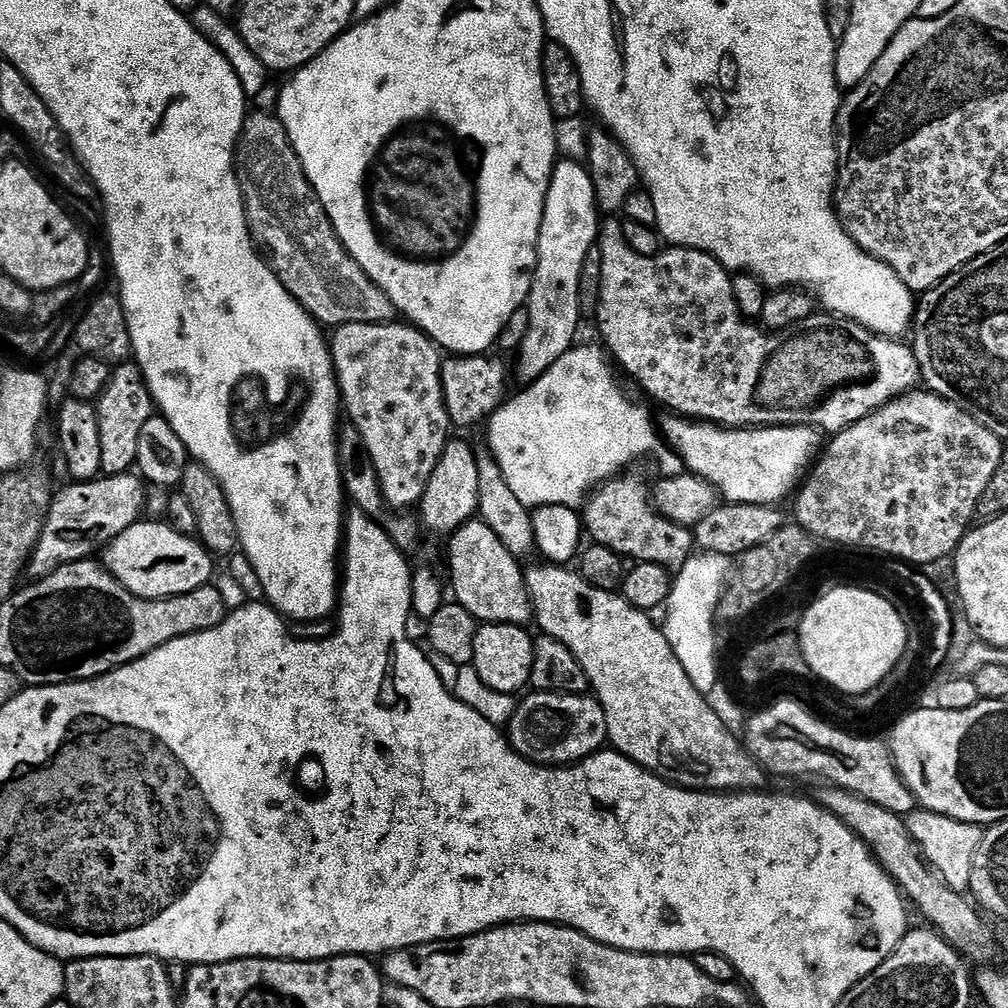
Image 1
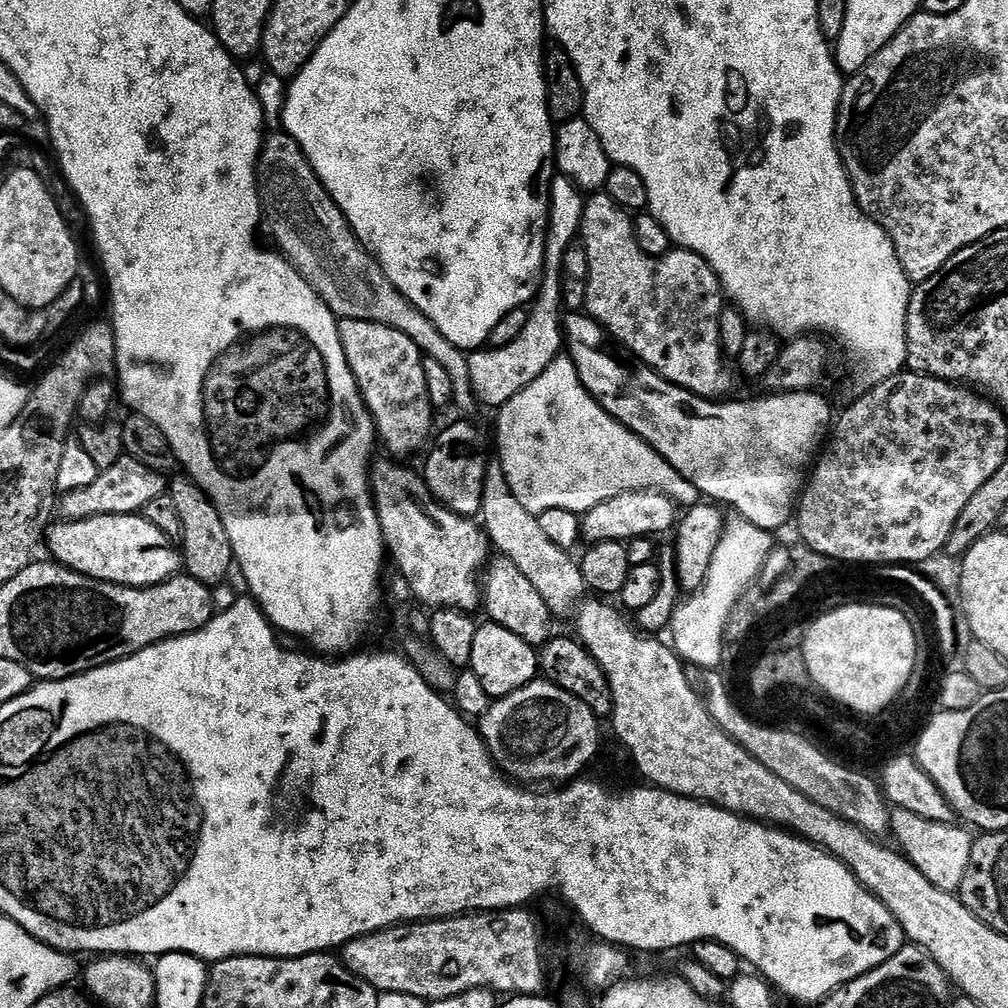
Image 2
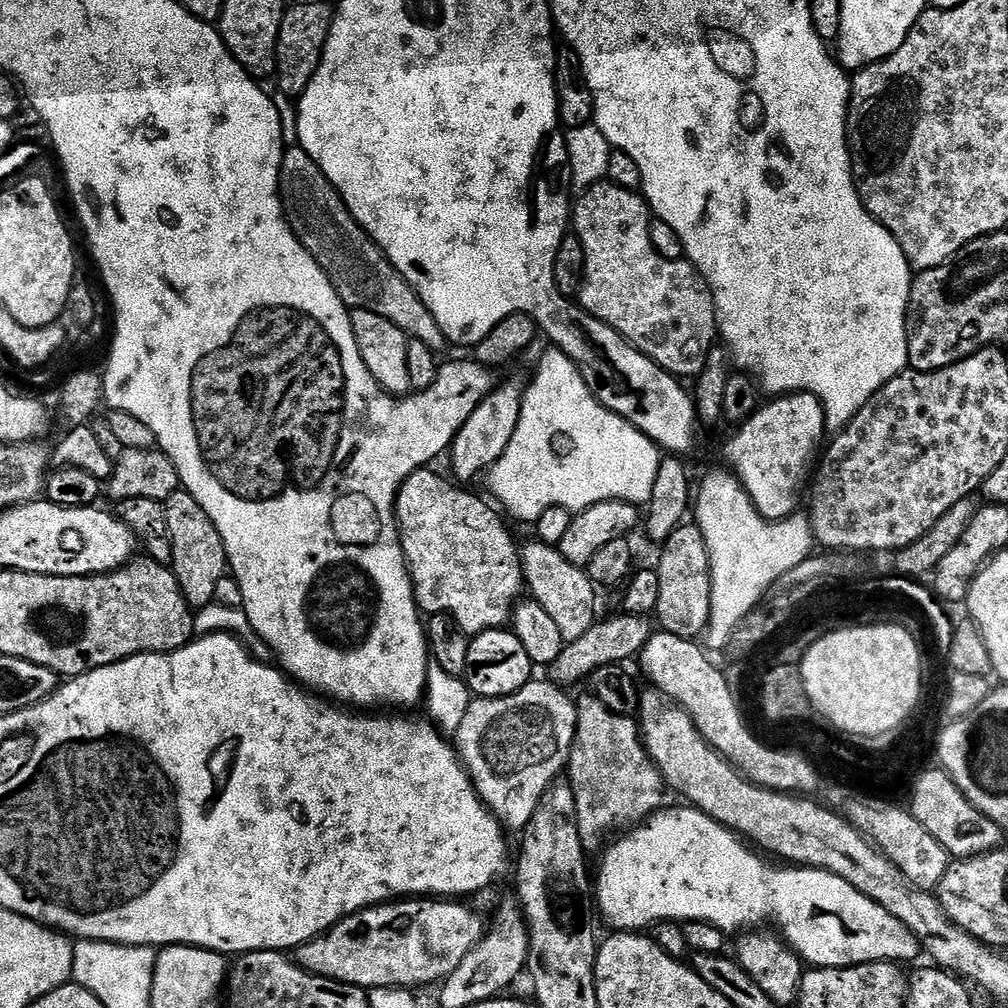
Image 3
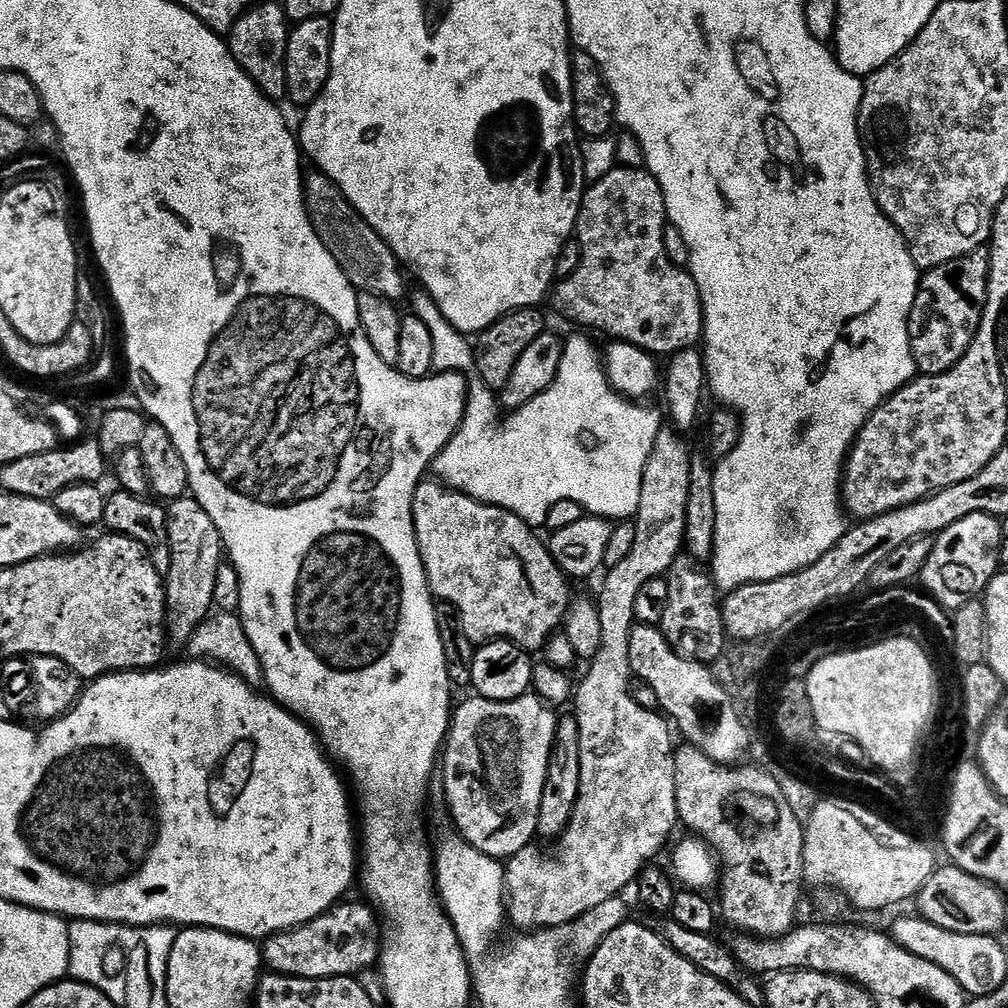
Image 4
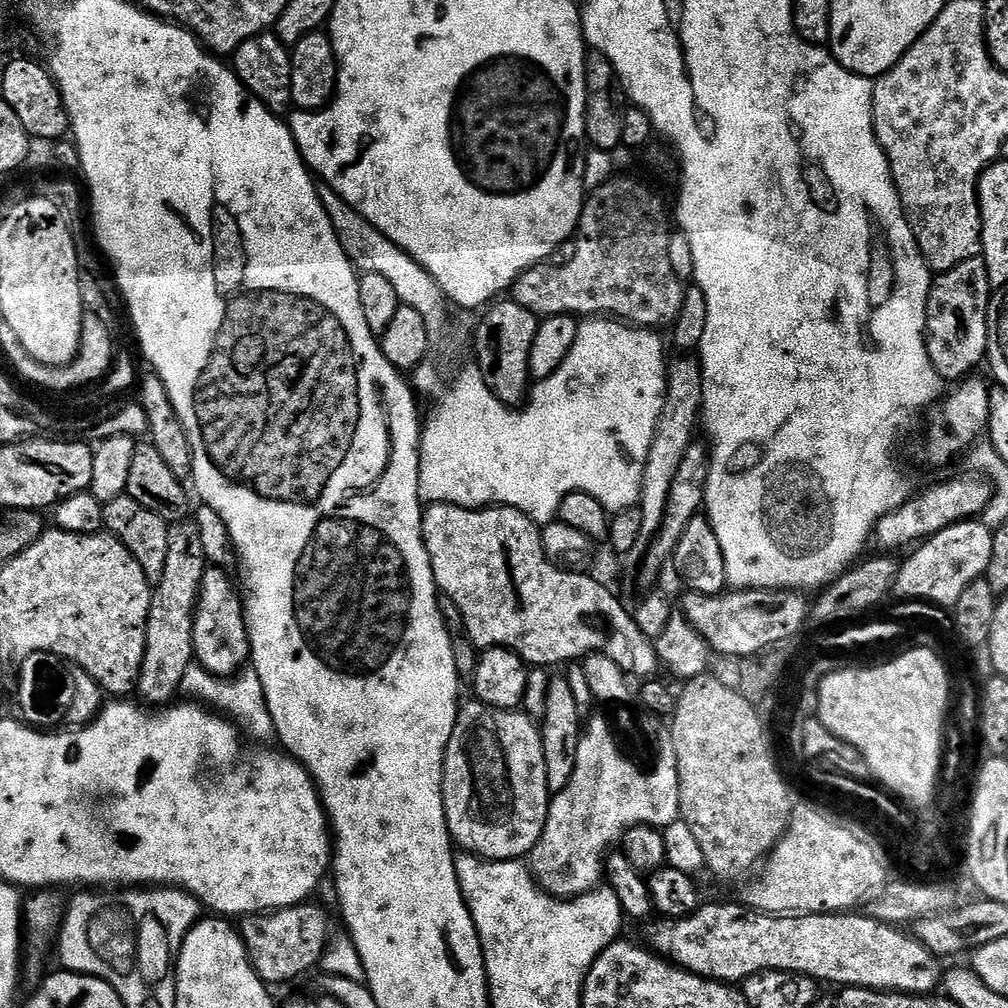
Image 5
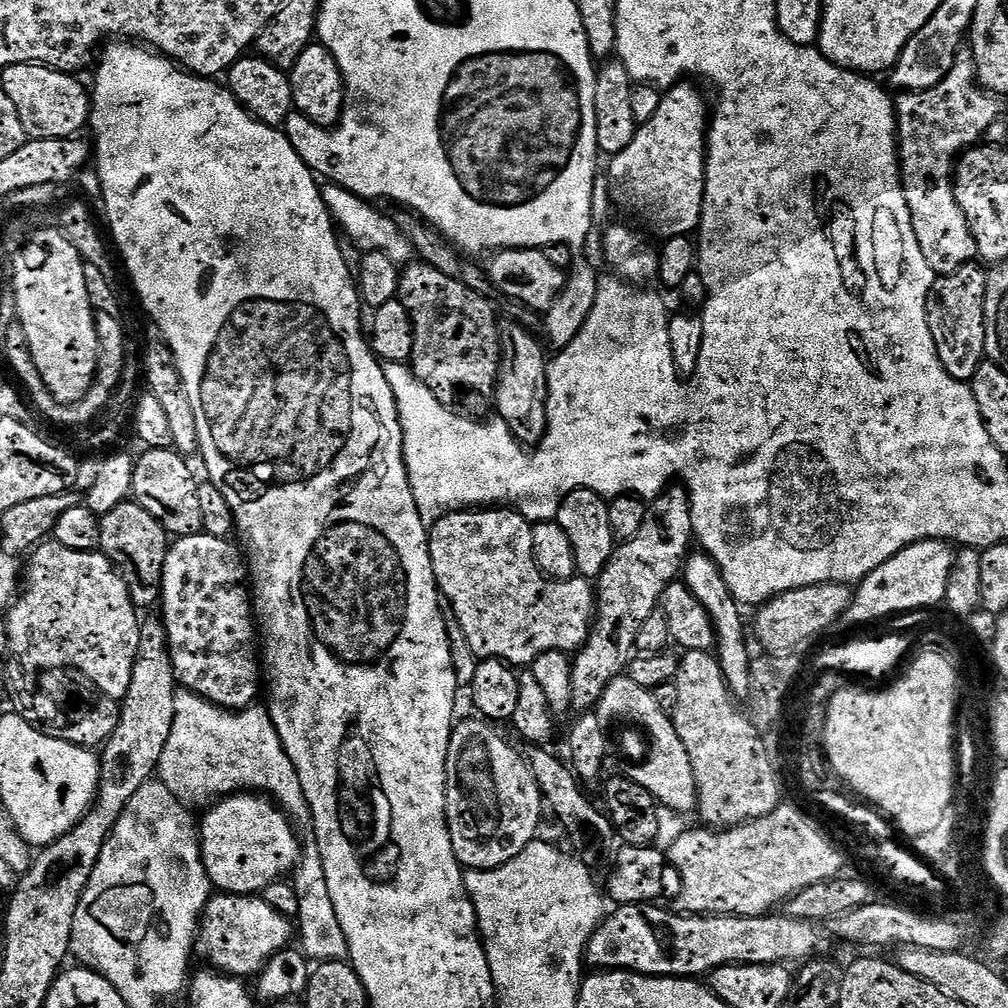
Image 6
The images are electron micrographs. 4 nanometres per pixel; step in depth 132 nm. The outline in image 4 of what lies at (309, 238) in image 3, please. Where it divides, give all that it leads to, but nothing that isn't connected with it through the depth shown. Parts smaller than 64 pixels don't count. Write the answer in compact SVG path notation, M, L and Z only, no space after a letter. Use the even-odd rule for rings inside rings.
M312 170L312 173L307 173L303 179L304 203L308 206L308 217L312 219L312 225L320 235L321 242L338 262L353 288L357 293L369 292L389 302L400 302L404 296L405 273L396 255L388 248L388 243L356 213L356 207L323 172Z

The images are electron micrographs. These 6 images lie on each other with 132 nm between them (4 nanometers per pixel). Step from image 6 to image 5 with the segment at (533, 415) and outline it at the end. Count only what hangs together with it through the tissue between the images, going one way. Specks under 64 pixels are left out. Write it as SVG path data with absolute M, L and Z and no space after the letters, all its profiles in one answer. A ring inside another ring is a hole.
M510 298L493 303L484 314L474 336L474 362L479 366L484 385L503 404L523 405L530 392L529 356L540 329L540 318Z

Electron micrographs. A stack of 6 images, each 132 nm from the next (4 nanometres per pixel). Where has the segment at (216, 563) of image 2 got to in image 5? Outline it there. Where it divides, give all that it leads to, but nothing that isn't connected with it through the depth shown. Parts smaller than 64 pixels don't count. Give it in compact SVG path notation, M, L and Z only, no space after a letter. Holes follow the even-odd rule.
M194 522L173 524L168 529L170 550L166 550L166 570L162 570L162 582L154 586L150 614L146 622L146 650L142 658L142 670L136 683L135 695L145 700L148 706L168 706L177 699L180 692L180 683L188 667L194 663L192 651L194 650L194 614L196 613L196 600L200 597L200 587L204 572L210 567L206 552L203 550L201 535Z

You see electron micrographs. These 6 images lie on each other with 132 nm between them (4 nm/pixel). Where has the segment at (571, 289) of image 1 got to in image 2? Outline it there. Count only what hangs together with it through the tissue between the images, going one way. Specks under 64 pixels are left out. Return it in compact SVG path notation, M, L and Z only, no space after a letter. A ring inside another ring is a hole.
M556 178L548 194L548 243L544 250L544 279L540 281L540 291L536 293L534 307L528 312L528 321L516 338L509 345L501 348L485 347L468 356L470 382L481 405L489 404L493 410L499 410L509 404L513 398L550 362L561 355L564 343L562 323L562 305L560 303L560 267L562 258L571 244L577 243L580 223L584 213L585 197L572 181Z

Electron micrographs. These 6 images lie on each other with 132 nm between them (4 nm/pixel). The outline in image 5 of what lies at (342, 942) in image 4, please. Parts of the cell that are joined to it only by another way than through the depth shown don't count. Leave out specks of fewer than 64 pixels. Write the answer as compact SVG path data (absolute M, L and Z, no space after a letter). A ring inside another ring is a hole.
M312 903L277 908L274 912L245 916L239 921L238 931L244 940L250 962L265 984L275 986L284 984L287 980L296 980L303 972L319 965L330 939L330 931L328 932L327 914Z

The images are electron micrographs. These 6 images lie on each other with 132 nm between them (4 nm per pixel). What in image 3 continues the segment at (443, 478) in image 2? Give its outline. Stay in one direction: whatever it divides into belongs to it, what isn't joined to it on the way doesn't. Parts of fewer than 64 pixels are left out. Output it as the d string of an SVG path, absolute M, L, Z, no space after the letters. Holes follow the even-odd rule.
M512 380L504 389L502 388L494 390L481 402L478 410L474 410L474 414L470 414L470 418L466 418L466 422L452 440L450 457L452 456L453 474L451 473L451 475L457 481L468 482L464 480L474 479L479 472L487 473L492 465L500 459L504 448L510 446L510 438L514 438L514 430L518 426L520 417L520 407L524 401L525 385Z

